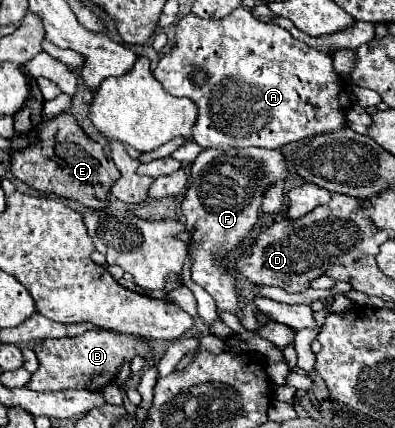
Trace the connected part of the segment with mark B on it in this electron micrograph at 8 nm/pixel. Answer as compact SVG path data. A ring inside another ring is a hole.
M87 330L81 336L73 338L53 338L53 340L43 340L35 344L35 354L39 358L39 370L31 376L27 388L35 392L59 392L59 390L89 390L89 392L101 392L105 386L113 384L121 366L131 362L135 356L143 356L145 360L153 358L153 348L149 346L147 340L141 340L139 336L125 336L109 330Z

